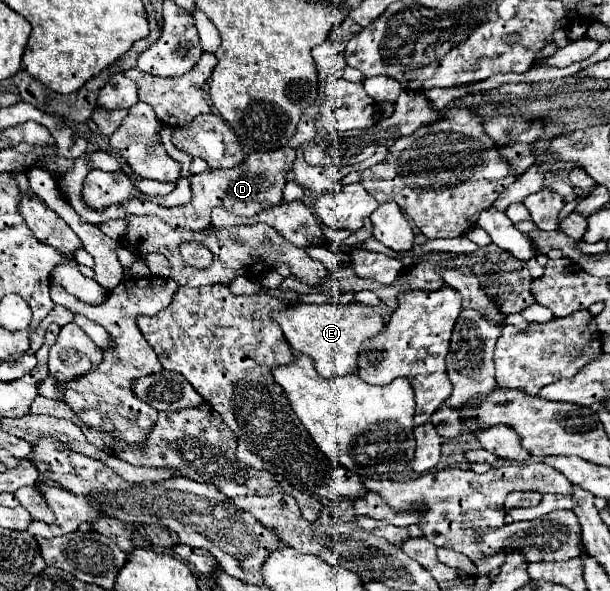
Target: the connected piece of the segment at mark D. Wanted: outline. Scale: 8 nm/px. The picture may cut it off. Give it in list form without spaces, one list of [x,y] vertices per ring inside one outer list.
[[[279,148],[275,152],[253,152],[241,164],[231,170],[215,168],[205,170],[201,174],[191,176],[193,198],[187,206],[179,208],[165,208],[155,202],[133,198],[125,200],[121,206],[127,216],[159,216],[171,228],[189,228],[189,230],[203,230],[211,226],[211,210],[217,206],[227,208],[235,216],[255,216],[263,212],[263,208],[273,208],[283,200],[283,188],[287,184],[287,172],[295,162],[295,148]]]

